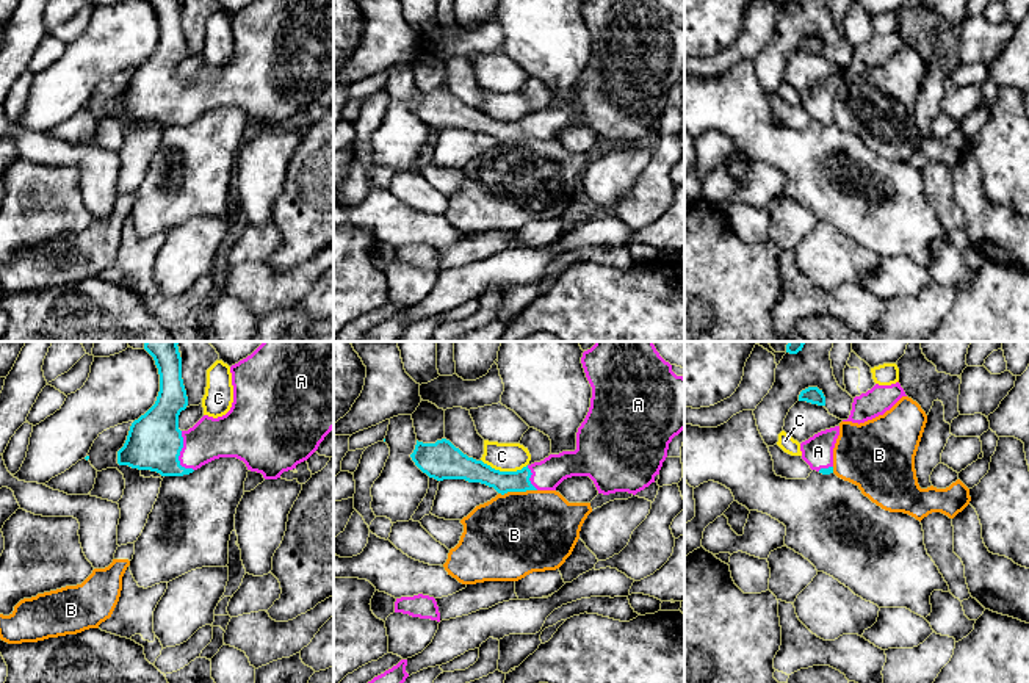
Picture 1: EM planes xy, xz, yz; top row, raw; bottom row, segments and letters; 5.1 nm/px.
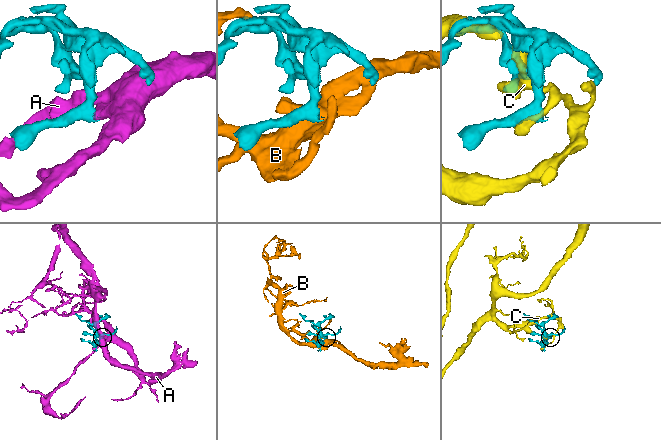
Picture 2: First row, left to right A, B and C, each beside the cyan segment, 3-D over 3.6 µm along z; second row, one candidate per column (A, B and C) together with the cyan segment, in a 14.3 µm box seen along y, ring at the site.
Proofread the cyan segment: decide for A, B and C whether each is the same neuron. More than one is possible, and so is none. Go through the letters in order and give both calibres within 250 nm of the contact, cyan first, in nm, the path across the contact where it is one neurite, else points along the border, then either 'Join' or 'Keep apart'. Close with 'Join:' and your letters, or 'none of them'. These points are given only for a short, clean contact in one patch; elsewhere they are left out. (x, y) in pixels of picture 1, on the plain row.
A: Thickness 280 nm (cyan) against 220 nm. Path across: xy (154, 91), (179, 104), (209, 88). Join
B: Thickness 120 nm (cyan) against 420 nm. Boundary: xz (536, 138), (498, 143). Keep apart
C: Thickness 140 nm (cyan) against 140 nm. Keep apart
Join: A

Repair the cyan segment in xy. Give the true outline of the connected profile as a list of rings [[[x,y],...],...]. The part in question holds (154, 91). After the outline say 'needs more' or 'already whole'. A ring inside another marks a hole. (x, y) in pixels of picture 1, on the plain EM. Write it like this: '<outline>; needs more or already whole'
[[[147,0],[158,17],[160,41],[155,53],[130,75],[124,96],[117,100],[117,113],[138,119],[157,121],[161,125],[190,124],[219,107],[236,107],[251,121],[265,128],[277,128],[283,121],[307,110],[334,78],[334,0],[254,0],[230,16],[233,52],[230,60],[218,67],[204,64],[188,80],[179,78],[179,64],[188,55],[182,28],[182,6],[179,0]]]; needs more

